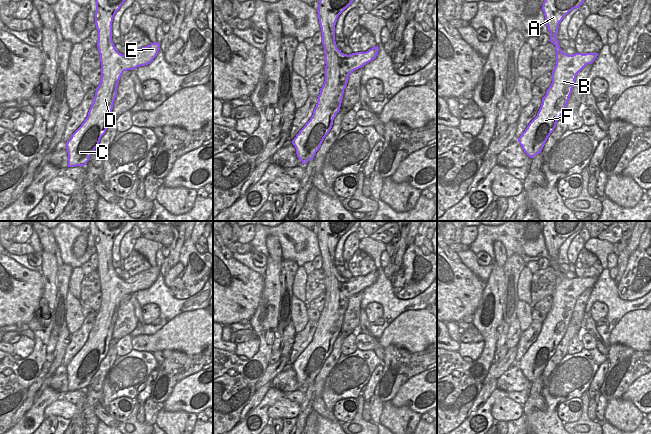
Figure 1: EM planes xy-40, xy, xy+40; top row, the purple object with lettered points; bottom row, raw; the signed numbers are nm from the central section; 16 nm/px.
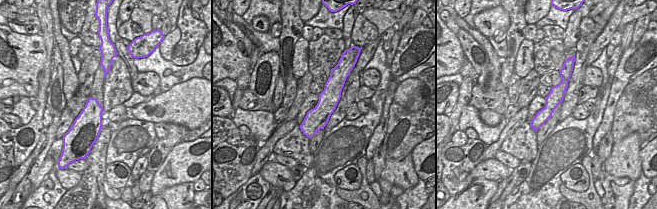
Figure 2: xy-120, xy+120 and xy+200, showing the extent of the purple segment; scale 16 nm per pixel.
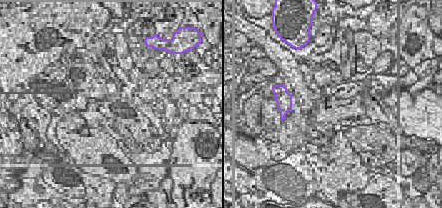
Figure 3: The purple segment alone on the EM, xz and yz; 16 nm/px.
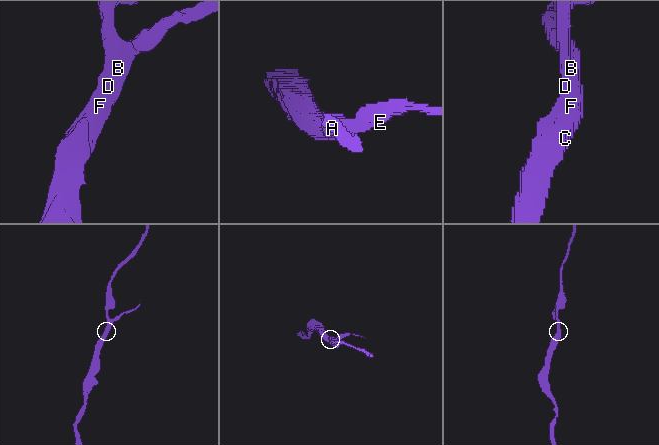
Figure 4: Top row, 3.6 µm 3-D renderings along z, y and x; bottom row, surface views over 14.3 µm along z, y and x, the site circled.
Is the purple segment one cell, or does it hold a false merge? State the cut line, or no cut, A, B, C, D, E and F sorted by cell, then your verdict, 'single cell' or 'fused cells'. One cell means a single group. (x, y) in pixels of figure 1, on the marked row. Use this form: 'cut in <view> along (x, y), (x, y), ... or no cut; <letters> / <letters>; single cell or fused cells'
no cut; A B C D E F; single cell

